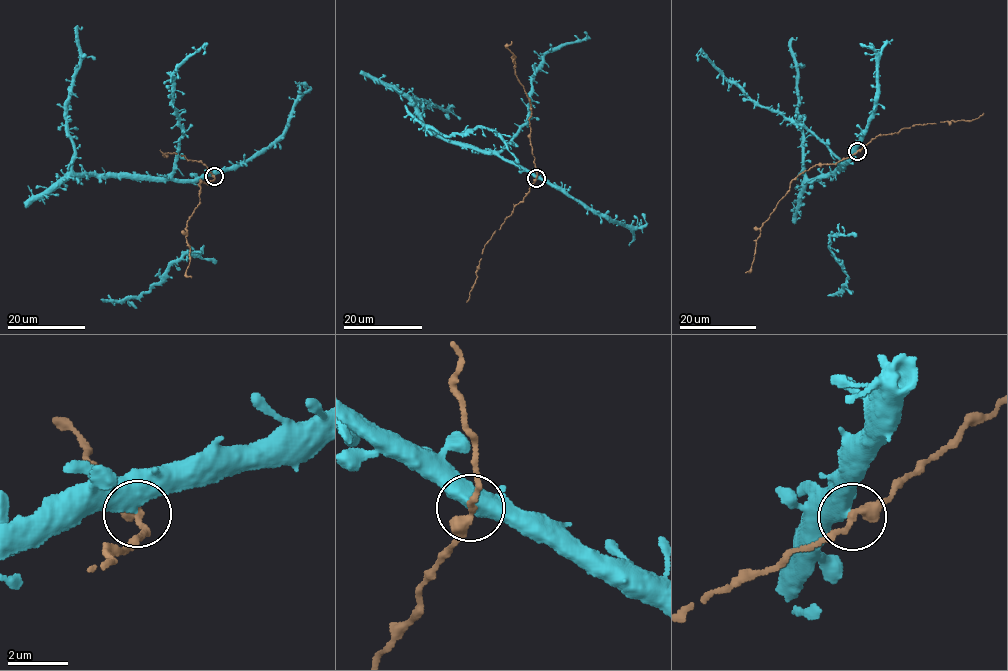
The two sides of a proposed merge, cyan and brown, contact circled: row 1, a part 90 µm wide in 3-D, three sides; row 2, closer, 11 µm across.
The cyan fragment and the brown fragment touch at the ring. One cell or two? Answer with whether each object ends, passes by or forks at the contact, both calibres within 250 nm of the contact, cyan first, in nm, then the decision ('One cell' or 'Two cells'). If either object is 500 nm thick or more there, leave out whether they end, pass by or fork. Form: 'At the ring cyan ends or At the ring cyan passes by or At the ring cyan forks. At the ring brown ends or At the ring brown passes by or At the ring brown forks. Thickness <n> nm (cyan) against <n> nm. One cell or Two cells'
Thickness 550 nm (cyan) against 300 nm. Two cells

